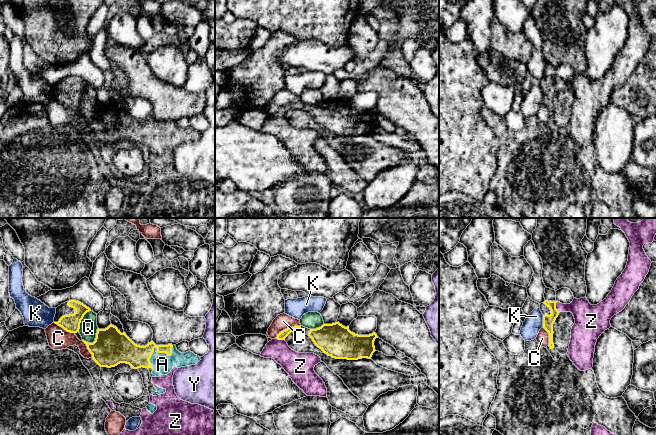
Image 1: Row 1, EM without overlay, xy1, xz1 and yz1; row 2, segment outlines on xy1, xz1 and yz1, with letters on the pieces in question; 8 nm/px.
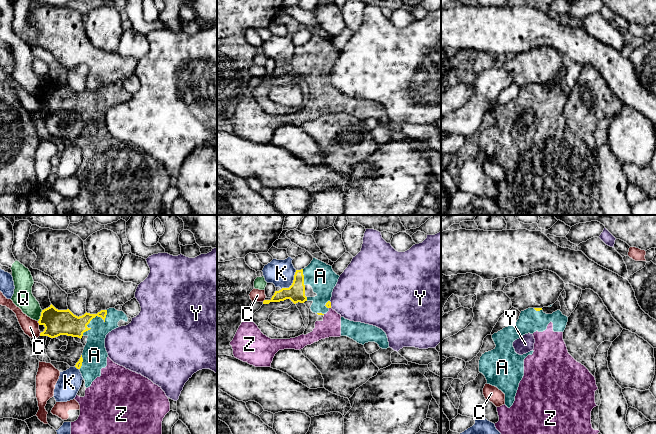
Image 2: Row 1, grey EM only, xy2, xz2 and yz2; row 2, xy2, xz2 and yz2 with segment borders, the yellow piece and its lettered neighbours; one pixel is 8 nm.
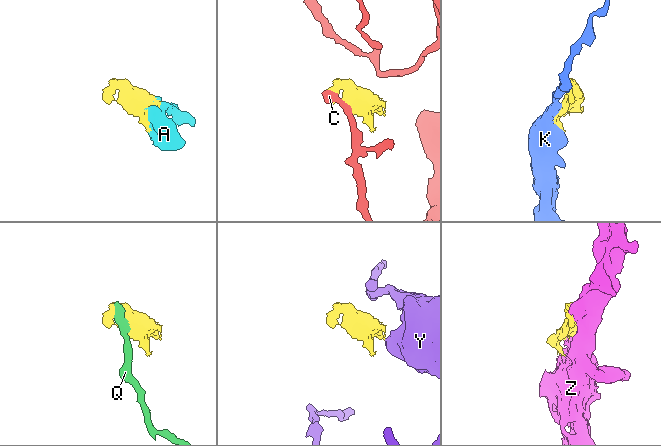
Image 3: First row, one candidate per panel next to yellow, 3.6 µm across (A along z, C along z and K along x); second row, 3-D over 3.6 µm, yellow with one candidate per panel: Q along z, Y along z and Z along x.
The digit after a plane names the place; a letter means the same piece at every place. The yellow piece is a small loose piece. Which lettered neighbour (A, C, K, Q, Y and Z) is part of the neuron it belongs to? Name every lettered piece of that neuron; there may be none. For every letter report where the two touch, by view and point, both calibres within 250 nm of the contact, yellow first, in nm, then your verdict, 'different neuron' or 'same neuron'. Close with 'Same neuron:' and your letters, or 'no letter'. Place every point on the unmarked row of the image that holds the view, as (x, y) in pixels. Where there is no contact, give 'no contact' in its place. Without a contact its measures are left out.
A: contact xy1 (158, 128); calibres 180 and 170 nm; same neuron
C: contact xz1 (287, 104); calibres 70 and 130 nm; different neuron
K: contact xz2 (293, 58); calibres 140 and 220 nm; different neuron
Q: contact xy1 (95, 116); calibres 280 and 140 nm; different neuron
Y: contact xz2 (330, 80); calibres 50 and 420 nm; different neuron
Z: contact yz1 (555, 83); calibres 100 and 190 nm; same neuron
Same neuron: A, Z

